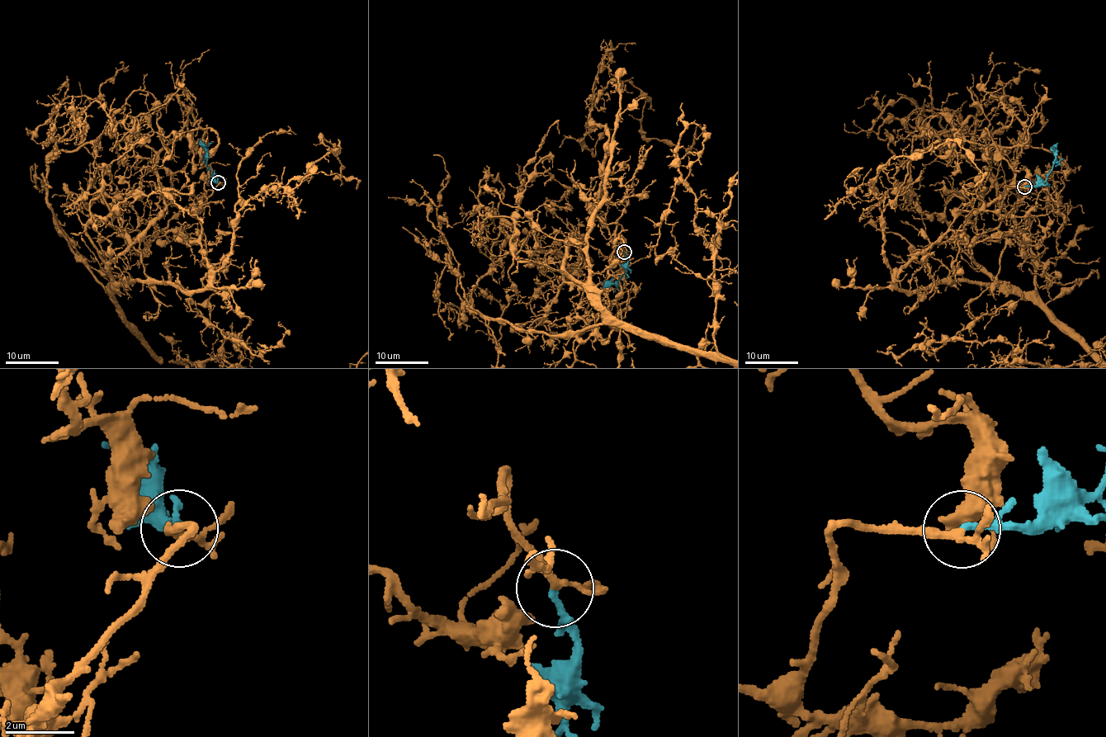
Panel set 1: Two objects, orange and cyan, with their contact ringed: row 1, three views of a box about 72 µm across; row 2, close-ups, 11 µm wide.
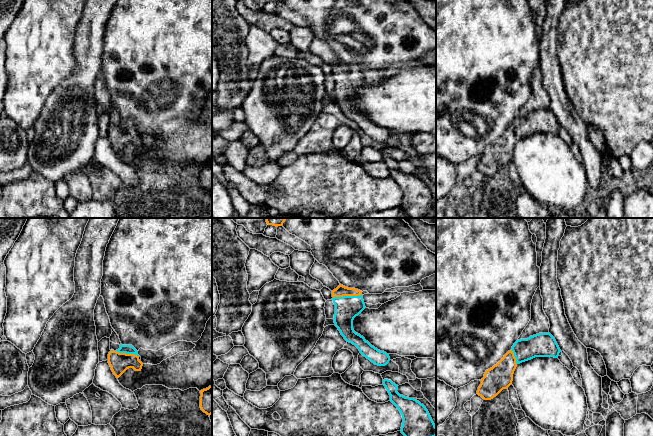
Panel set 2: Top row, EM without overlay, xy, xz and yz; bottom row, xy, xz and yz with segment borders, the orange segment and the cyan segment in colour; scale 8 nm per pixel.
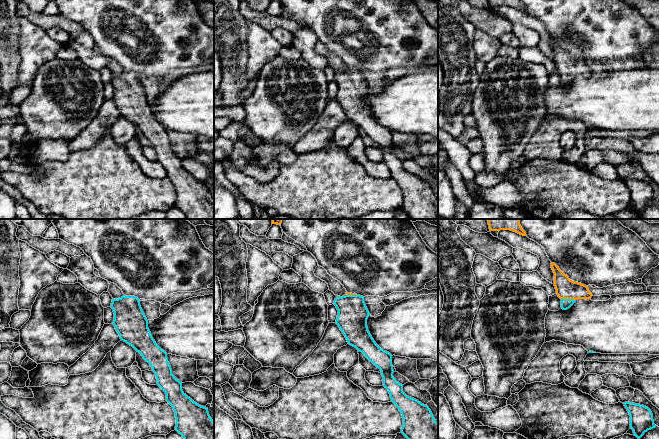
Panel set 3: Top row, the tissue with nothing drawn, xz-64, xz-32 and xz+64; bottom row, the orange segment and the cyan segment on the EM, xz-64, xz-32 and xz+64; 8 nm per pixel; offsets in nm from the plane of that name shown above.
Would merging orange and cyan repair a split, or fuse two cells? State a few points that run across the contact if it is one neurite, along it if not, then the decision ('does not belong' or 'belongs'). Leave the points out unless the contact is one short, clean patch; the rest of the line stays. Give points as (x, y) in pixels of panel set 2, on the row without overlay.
line xz (340, 67), (347, 71), (347, 84); belongs

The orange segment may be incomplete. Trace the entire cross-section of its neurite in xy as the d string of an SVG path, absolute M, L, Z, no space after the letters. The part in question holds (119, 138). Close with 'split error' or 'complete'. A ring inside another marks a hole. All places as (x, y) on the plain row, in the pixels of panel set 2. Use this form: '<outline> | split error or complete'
M122 120L118 126L109 128L108 139L116 154L119 154L129 144L141 147L143 142L139 136L138 127L132 121Z | split error

